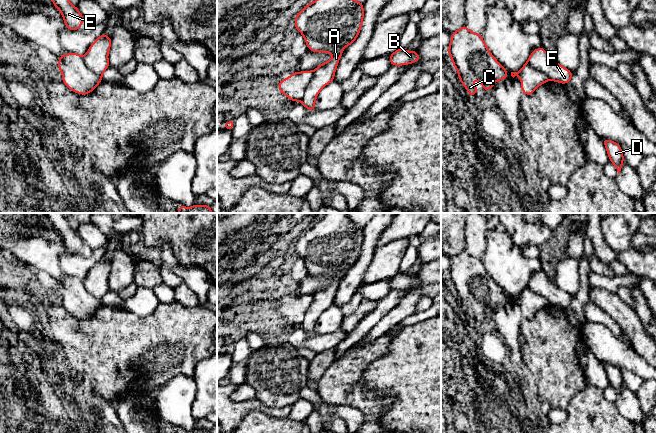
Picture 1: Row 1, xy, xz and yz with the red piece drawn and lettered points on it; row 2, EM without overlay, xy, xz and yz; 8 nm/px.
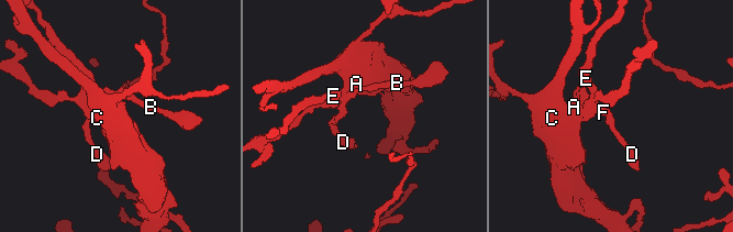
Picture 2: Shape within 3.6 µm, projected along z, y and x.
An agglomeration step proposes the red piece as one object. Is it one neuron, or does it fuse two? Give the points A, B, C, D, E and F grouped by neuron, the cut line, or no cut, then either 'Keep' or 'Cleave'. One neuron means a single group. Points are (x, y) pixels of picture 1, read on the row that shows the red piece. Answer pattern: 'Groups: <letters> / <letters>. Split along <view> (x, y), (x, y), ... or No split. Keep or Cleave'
Groups: A B C D F / E. Split along xz (314, 71), (314, 75), (307, 85), (301, 100). Cleave

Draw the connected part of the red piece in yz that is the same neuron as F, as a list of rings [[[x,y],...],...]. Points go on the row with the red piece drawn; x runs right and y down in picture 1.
[[[543,47],[533,50],[527,62],[534,69],[544,72],[549,80],[555,82],[567,84],[573,76],[570,70],[551,59]]]

